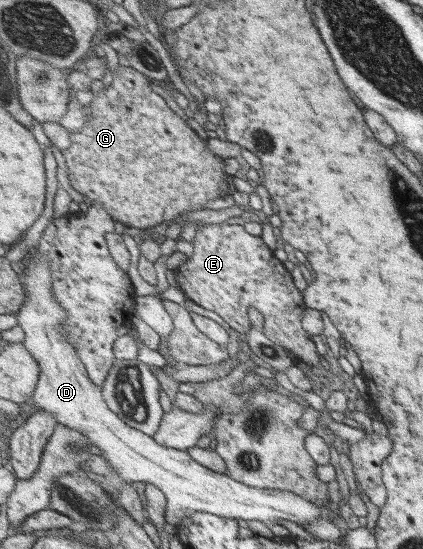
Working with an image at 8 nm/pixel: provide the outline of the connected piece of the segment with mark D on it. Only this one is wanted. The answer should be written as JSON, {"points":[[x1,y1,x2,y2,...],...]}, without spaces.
{"points":[[30,248,27,256,31,264,27,267,26,291,28,291,28,298,16,317,18,325,25,333,24,345,42,366,42,376,38,388,29,402,36,410,51,412,55,414,61,424,85,434,96,447,103,451,101,456,115,468,115,473,123,483,144,481,159,487,168,501,165,520,175,527,180,521,195,515,197,512,211,513,229,519,261,521,266,525,274,523,273,521,281,521,281,519,304,525,304,523,315,523,322,518,321,515,324,514,321,511,321,506,300,495,279,489,259,489,244,485,228,474,219,473,201,465,188,451,159,445,150,435,127,426,119,415,109,409,109,405,101,393,101,387,90,378,90,373,82,358,79,357,78,350,71,345,70,339,60,330,60,327,68,320,68,313,53,293,54,271,51,269,52,263,45,256,37,253,35,248]]}

